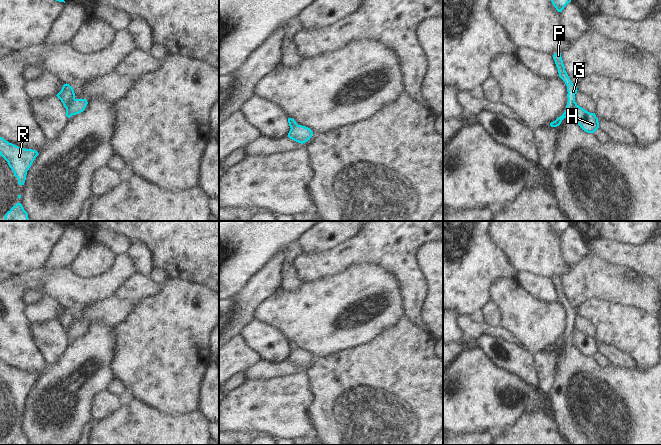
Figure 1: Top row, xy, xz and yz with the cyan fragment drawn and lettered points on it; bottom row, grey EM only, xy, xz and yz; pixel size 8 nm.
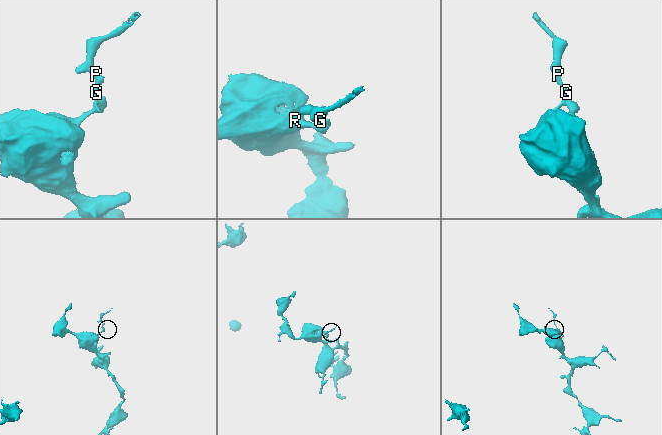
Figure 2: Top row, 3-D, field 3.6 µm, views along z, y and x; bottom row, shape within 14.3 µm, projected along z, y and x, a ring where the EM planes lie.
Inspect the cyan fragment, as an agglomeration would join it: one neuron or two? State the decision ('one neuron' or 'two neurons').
two neurons

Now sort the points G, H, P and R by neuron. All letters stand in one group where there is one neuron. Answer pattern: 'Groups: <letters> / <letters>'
Groups: G P / H R.

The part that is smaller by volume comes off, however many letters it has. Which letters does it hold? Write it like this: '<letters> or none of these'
G, P

